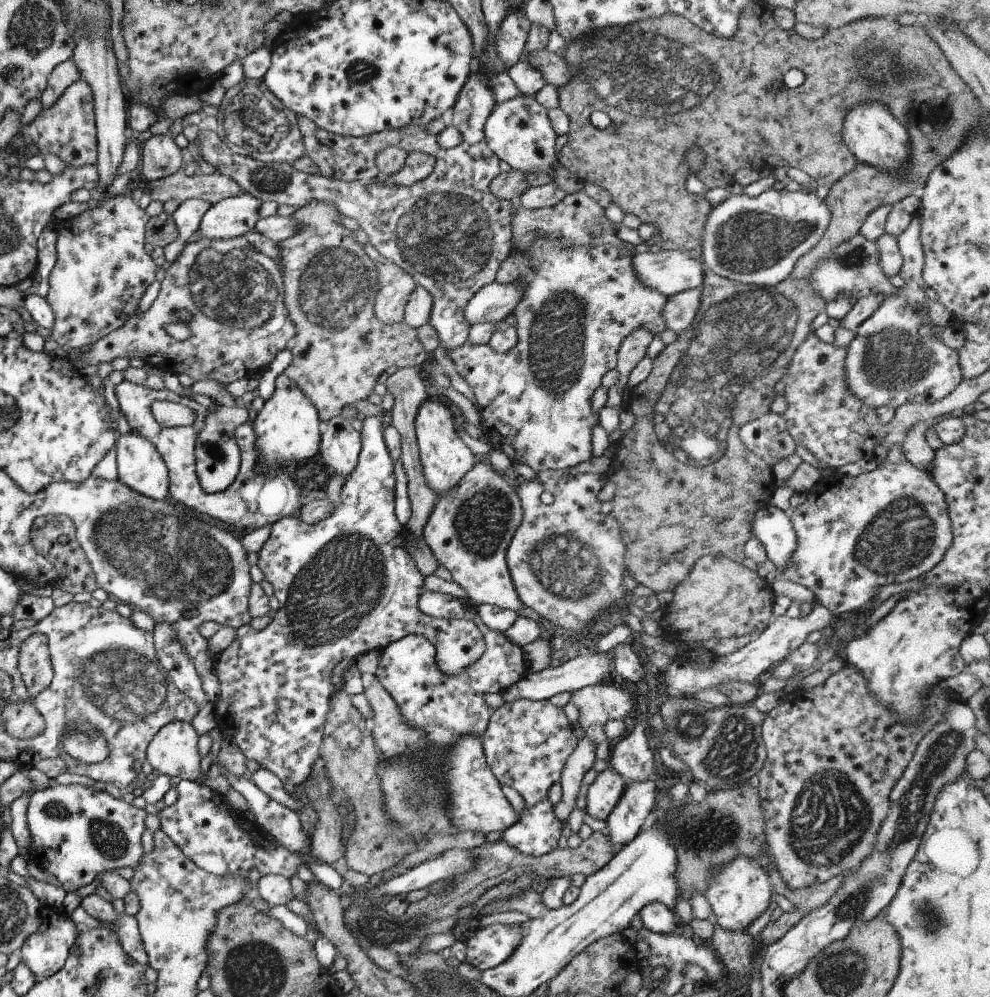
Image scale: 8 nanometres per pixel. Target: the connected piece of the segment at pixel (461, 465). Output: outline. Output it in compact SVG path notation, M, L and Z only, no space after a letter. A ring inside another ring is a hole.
M425 400L420 404L414 419L421 476L435 496L445 496L445 492L449 492L474 466L473 454L457 436L451 417L451 412L441 400Z

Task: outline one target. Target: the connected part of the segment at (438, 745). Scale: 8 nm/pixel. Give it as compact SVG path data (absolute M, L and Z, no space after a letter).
M424 589L417 607L422 614L431 618L472 621L483 638L485 648L473 664L453 676L447 676L437 669L435 648L420 635L403 636L385 646L378 654L378 668L374 673L376 680L397 706L397 712L401 714L405 726L423 732L429 748L425 750L429 752L425 756L431 758L429 762L437 762L455 746L457 740L461 740L461 736L483 736L492 713L492 709L483 701L483 696L499 693L499 690L512 686L527 671L523 664L522 648L512 644L503 633L486 628L473 605L461 603L447 594L431 593Z

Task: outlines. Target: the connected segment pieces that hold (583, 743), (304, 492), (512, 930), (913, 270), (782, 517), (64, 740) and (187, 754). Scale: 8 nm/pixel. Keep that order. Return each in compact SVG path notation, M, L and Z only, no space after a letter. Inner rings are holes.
M583 736L581 740L577 740L573 752L569 754L568 760L560 773L560 798L559 802L552 806L555 818L561 824L565 824L569 813L576 808L576 797L579 791L581 779L584 774L592 768L594 762L593 742Z
M123 380L114 387L119 411L125 416L125 420L127 420L131 429L130 432L149 440L155 450L159 452L159 456L165 464L168 474L169 498L157 500L156 502L172 503L171 506L175 506L175 508L179 506L179 514L185 512L185 516L193 516L197 520L198 513L207 514L209 518L215 518L215 520L227 524L233 530L245 532L263 528L263 526L271 526L283 516L298 516L299 508L307 502L326 498L324 484L321 482L322 474L316 478L316 483L313 484L312 457L306 460L303 459L293 467L289 465L271 470L267 474L259 474L255 470L257 454L253 452L255 450L255 436L253 436L253 428L251 428L249 422L243 422L241 426L237 426L233 430L233 438L235 438L240 452L240 464L235 479L223 491L203 492L195 474L193 450L197 434L203 428L203 420L205 420L205 414L207 414L209 408L205 408L187 397L178 396L167 389L150 390L144 386L127 382L127 380ZM153 400L187 406L195 414L193 424L177 427L159 426L151 415L150 407Z
M490 924L477 928L463 941L466 964L480 972L499 966L517 948L523 936L521 924Z
M917 214L911 215L911 222L902 234L896 237L896 244L902 258L901 268L896 275L903 280L903 285L898 288L895 294L888 293L882 304L867 318L857 326L856 334L847 347L845 358L845 384L849 386L849 392L857 400L863 400L865 404L872 408L881 408L888 405L889 408L897 408L906 401L916 401L917 404L929 404L935 400L940 400L947 396L959 382L961 382L961 372L958 367L957 356L953 349L946 347L939 340L929 340L929 336L919 336L917 330L919 326L929 323L928 306L925 296L925 287L921 278L921 268L923 268L923 254L921 244L919 244L919 220Z
M770 504L761 507L753 514L750 535L761 542L767 560L775 568L785 568L791 564L791 556L797 548L797 538L789 512L779 510Z
M85 720L67 722L59 736L59 746L67 756L83 764L99 763L109 756L109 746L102 730L97 730L97 726L91 726Z
M173 720L161 726L145 750L147 763L159 775L201 781L198 736L191 724Z

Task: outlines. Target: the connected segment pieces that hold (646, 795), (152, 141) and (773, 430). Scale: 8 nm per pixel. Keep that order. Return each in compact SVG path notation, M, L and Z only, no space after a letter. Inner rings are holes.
M653 780L626 784L619 802L604 821L603 833L611 848L615 844L626 845L640 832L653 813L655 796Z
M169 133L151 136L143 143L140 154L141 174L146 182L165 178L182 168L181 148Z
M766 413L739 428L742 446L773 467L779 460L794 454L795 442L787 433L785 420L779 414Z

